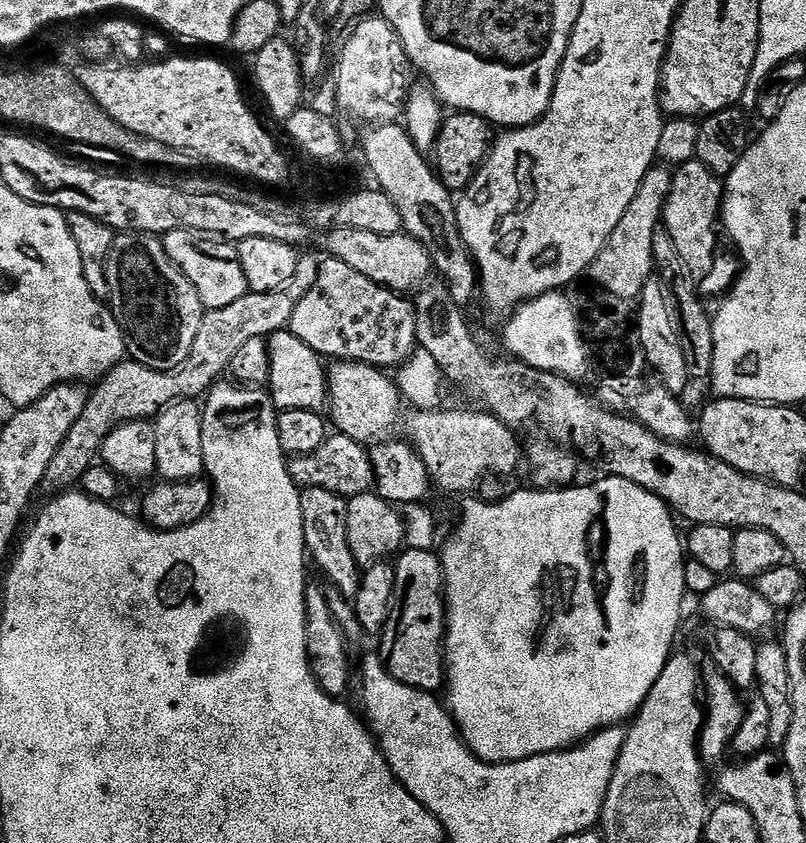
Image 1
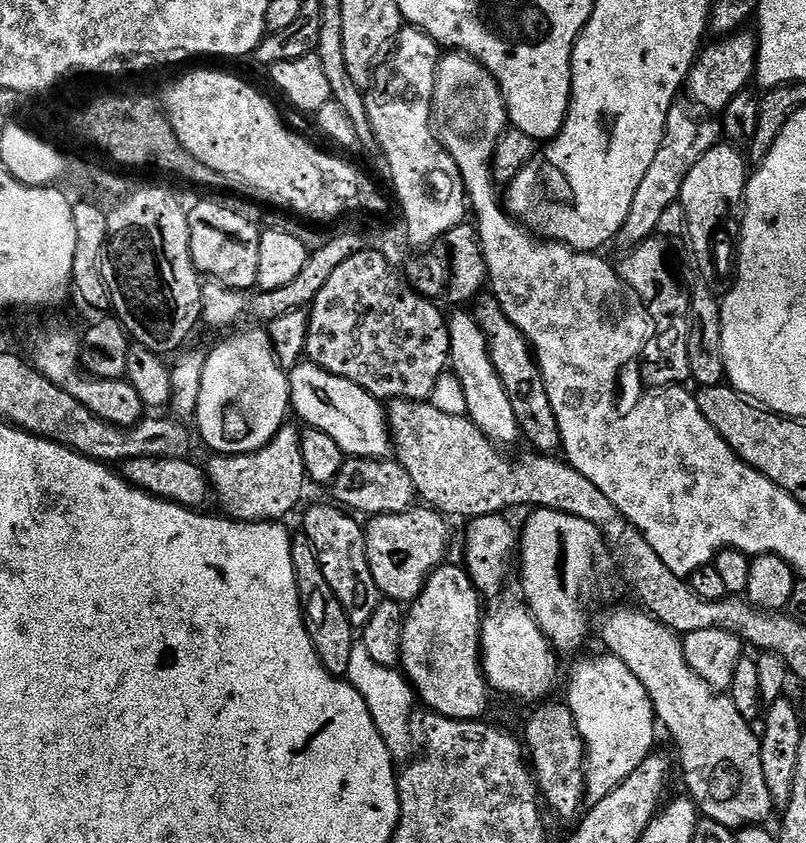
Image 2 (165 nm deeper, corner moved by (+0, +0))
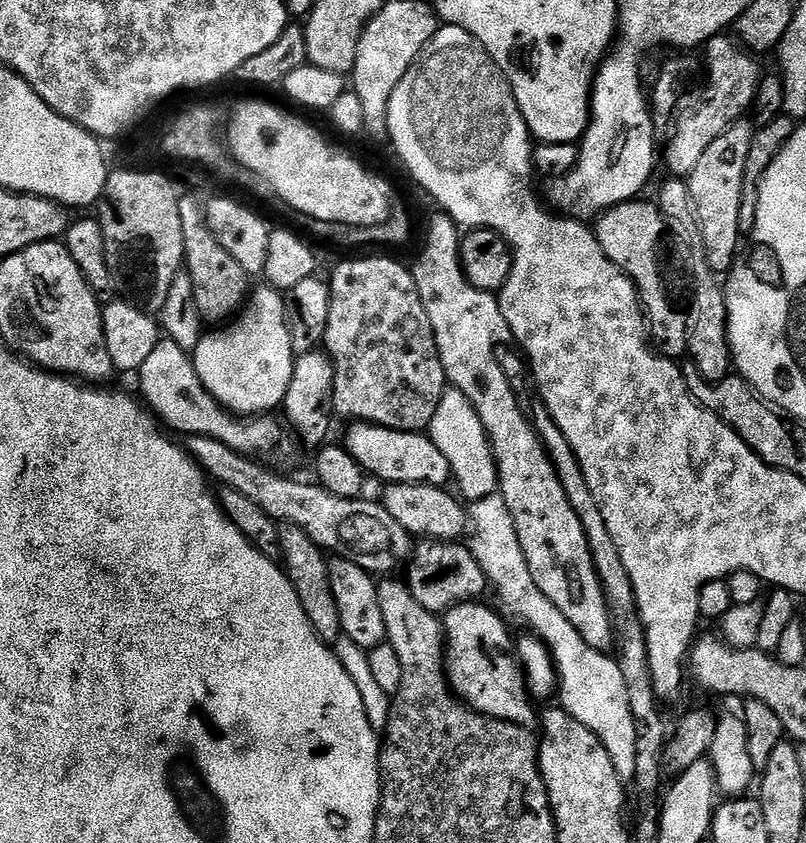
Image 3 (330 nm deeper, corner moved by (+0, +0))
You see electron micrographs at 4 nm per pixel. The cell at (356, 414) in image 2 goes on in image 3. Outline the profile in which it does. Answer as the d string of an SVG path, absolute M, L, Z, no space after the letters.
M352 422L342 443L348 453L364 468L369 477L377 476L380 482L390 484L434 484L444 486L453 479L446 454L434 446L431 435L424 432L399 432L377 424Z

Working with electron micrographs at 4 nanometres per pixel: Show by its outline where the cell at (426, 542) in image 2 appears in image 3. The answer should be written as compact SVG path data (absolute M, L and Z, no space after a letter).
M421 539L412 549L412 555L406 565L406 583L410 594L418 598L426 610L443 614L456 604L467 604L481 599L484 591L489 591L490 583L482 566L474 558L467 543L455 540Z

